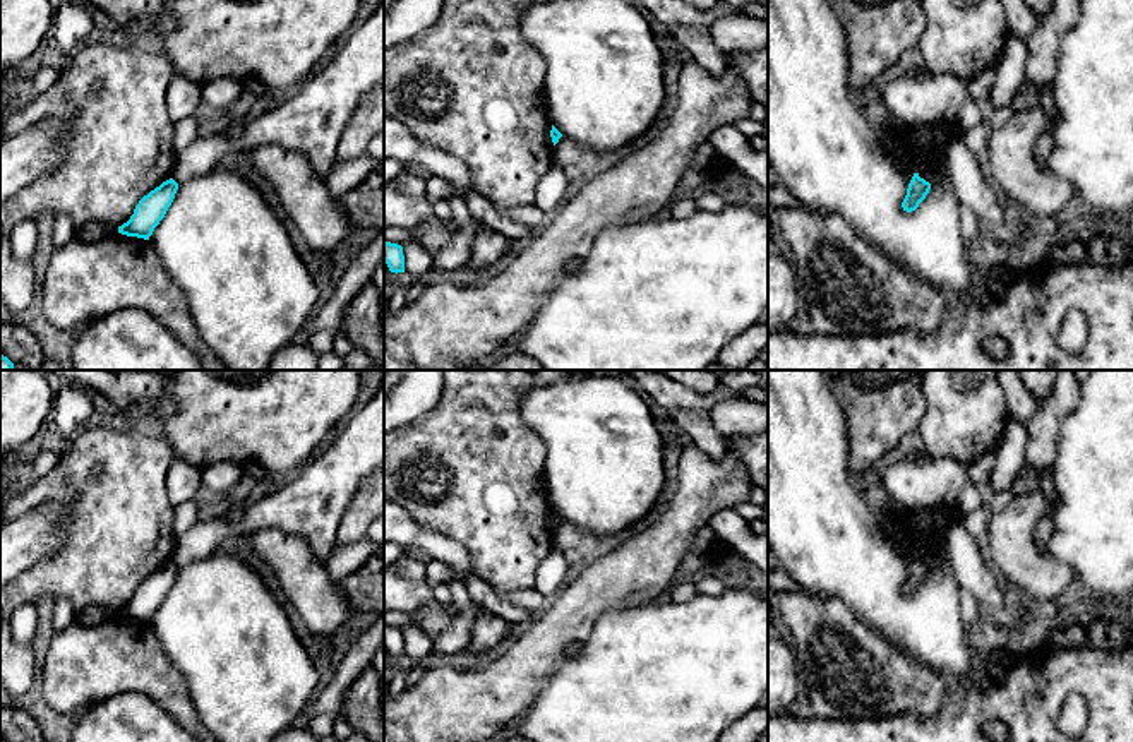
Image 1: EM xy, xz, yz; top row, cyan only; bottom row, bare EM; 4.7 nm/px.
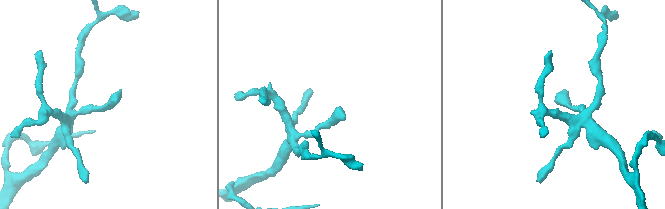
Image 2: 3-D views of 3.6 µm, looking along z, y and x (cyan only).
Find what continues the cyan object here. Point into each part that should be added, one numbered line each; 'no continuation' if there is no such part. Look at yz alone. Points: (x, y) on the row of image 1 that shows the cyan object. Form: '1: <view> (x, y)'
no continuation

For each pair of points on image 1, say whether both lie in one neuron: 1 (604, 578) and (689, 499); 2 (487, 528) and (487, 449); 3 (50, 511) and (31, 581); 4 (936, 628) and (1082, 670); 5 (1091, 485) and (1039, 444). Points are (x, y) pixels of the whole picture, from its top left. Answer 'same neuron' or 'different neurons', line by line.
1: same neuron
2: same neuron
3: different neurons
4: different neurons
5: different neurons

